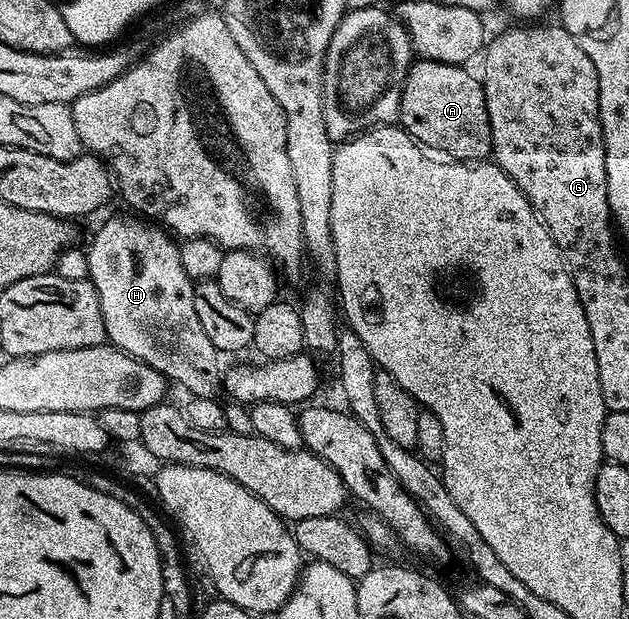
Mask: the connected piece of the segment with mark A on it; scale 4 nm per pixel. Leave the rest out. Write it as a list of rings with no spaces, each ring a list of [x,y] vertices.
[[[417,58],[409,66],[401,91],[400,127],[426,149],[458,162],[489,160],[493,154],[485,86],[469,70],[460,64]]]

